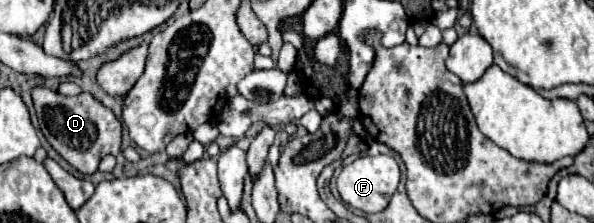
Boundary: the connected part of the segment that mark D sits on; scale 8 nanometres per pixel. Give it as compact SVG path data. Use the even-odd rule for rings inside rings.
M34 88L32 100L38 114L40 130L44 132L46 140L78 172L94 174L98 170L98 162L102 156L118 154L122 142L120 120L112 114L112 110L102 106L92 94L82 92L78 96L60 96L56 94L56 90Z

